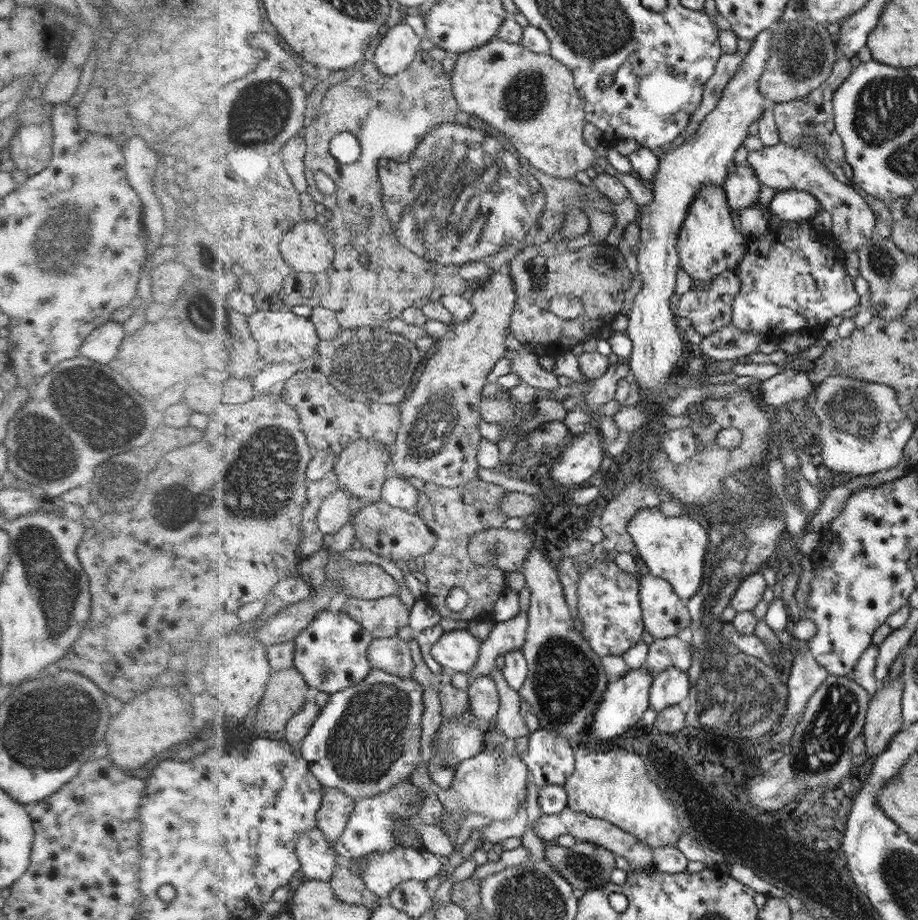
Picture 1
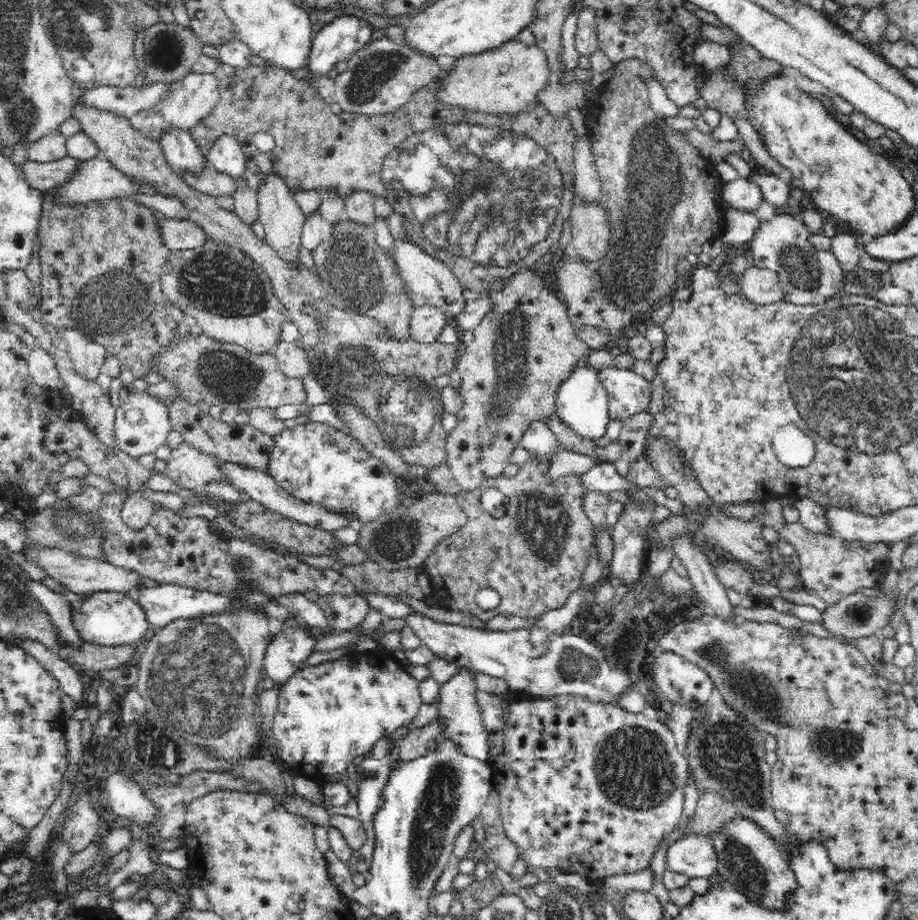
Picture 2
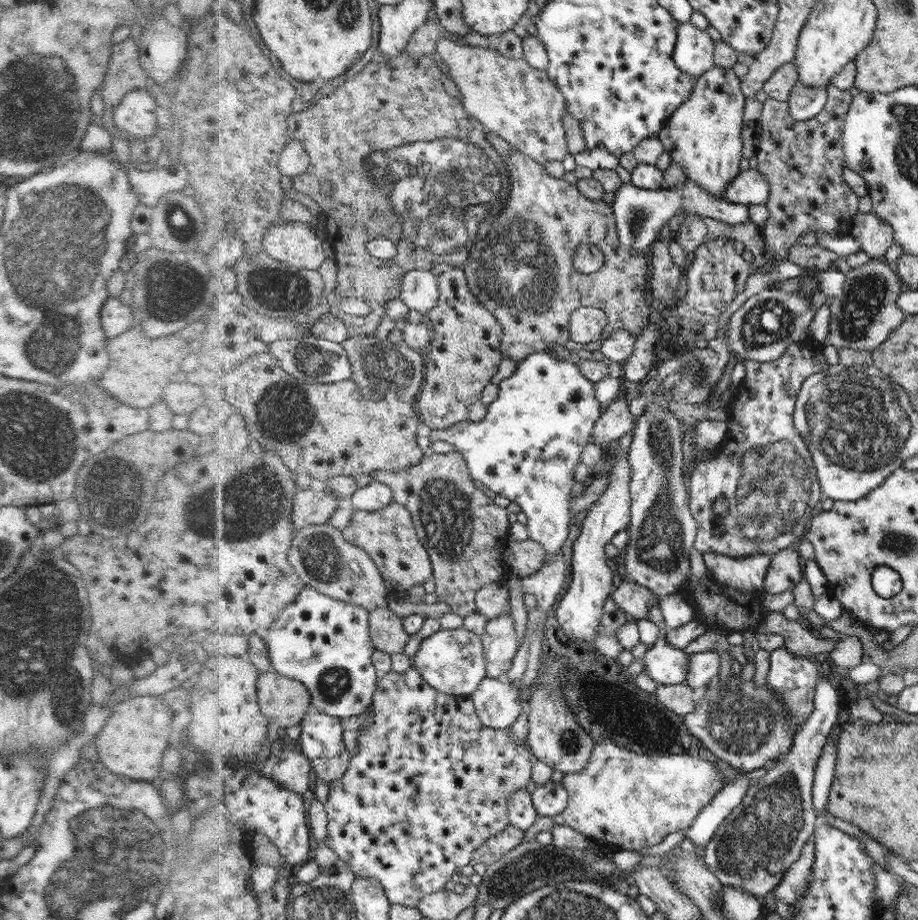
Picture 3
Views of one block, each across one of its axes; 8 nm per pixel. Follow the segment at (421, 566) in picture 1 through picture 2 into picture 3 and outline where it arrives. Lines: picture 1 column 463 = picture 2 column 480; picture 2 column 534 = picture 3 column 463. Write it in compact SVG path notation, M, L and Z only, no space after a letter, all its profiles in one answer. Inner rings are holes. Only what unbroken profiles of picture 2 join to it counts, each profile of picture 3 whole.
M460 450L449 453L434 453L434 455L424 458L419 465L409 467L408 469L396 473L377 470L373 474L371 473L371 475L374 481L388 484L388 486L394 490L394 496L396 496L396 500L394 501L406 506L406 508L412 512L412 518L414 518L414 524L416 524L416 530L418 530L420 542L426 546L428 554L431 554L431 557L433 558L433 565L435 566L435 574L433 578L436 580L436 593L440 601L446 602L452 606L452 613L458 614L462 618L477 613L475 605L476 592L478 592L478 590L480 590L485 584L491 582L506 584L509 579L508 572L506 572L506 568L504 568L504 564L502 564L502 559L504 559L502 554L504 554L504 550L506 550L506 542L510 541L510 538L508 538L509 526L511 525L510 520L508 519L509 511L504 507L496 505L492 498L488 497L480 488L476 487L475 481L470 475L470 470L468 469Z

